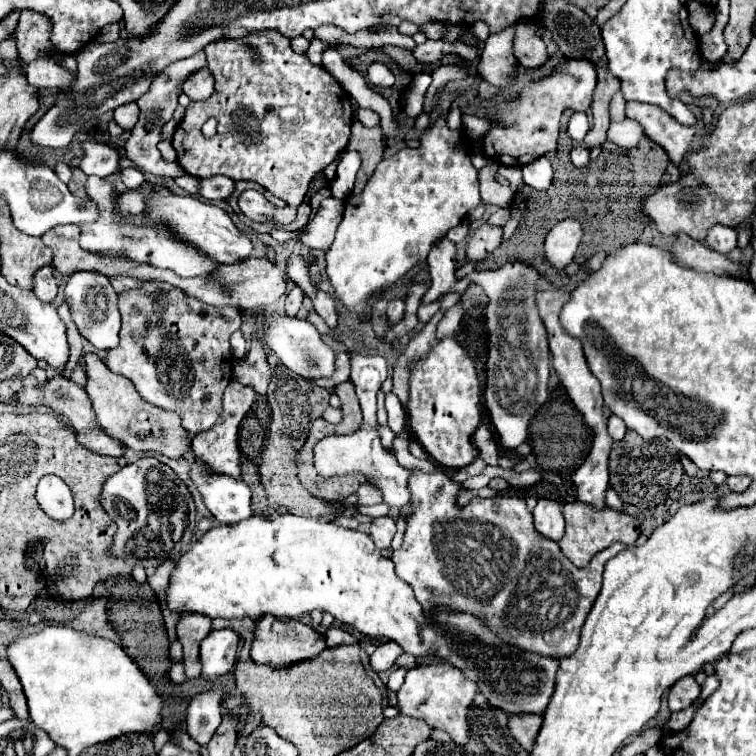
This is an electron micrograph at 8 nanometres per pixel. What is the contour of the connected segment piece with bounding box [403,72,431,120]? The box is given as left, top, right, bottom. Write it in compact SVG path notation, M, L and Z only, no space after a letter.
M421 72L413 78L407 94L405 94L405 106L403 106L403 112L407 118L417 118L421 114L421 108L423 108L423 96L427 92L431 84L431 76L427 72Z

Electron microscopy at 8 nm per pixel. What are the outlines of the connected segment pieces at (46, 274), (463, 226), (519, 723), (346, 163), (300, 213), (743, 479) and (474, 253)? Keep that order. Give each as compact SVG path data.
M45 266L35 274L33 292L41 302L53 302L53 298L57 296L57 280L51 266Z
M461 222L461 224L457 224L455 228L449 230L447 238L451 242L461 242L461 240L467 238L467 234L469 234L469 224L467 222Z
M521 714L513 718L509 716L509 732L529 752L533 748L541 722L543 722L543 716L539 714Z
M347 150L347 152L343 154L343 158L339 160L339 164L337 164L335 180L331 182L331 190L333 190L333 196L335 196L335 198L345 200L345 198L351 194L359 166L361 166L361 156L359 156L359 152Z
M303 202L303 204L297 208L297 218L293 220L293 223L283 226L283 229L286 231L294 231L297 230L297 228L303 228L303 226L309 222L309 214L311 214L311 206L309 206L307 202Z
M729 476L727 478L727 486L731 492L743 492L749 488L749 484L751 484L751 480L747 476Z
M483 224L467 242L467 258L469 260L487 258L501 244L501 234L503 234L503 228Z

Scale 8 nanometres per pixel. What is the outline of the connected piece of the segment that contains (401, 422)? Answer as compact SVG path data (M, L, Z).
M443 338L437 346L429 350L423 360L413 364L407 408L401 406L395 394L387 394L387 426L399 436L405 430L407 410L409 430L417 438L417 442L421 442L427 454L441 466L449 470L459 470L479 456L473 444L473 434L481 422L479 402L479 380L473 360L453 338Z

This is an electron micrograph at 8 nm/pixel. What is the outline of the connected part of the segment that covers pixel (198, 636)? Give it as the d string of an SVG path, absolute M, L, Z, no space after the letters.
M181 614L177 622L177 636L183 644L185 654L185 674L187 678L197 678L201 674L199 644L211 632L211 618L201 614Z

